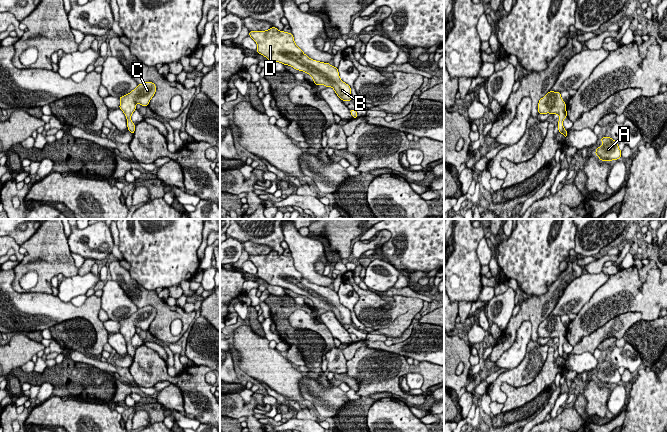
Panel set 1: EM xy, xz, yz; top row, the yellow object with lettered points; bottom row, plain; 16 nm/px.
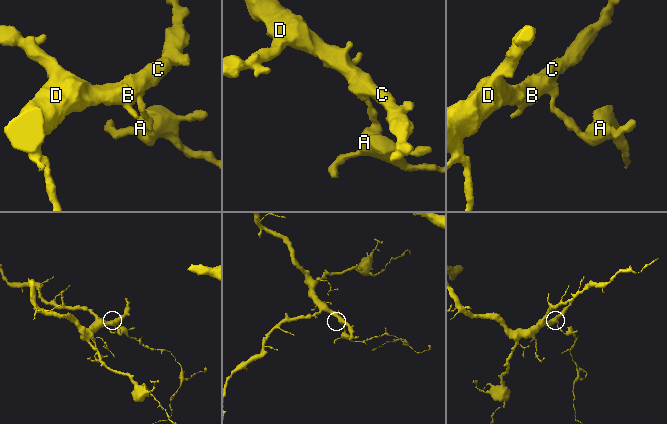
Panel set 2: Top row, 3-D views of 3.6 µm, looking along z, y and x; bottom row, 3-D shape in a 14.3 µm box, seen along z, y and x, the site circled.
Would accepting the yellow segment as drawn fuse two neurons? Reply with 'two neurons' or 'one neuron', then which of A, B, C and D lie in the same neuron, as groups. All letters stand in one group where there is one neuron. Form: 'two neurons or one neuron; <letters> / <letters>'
one neuron; A B C D

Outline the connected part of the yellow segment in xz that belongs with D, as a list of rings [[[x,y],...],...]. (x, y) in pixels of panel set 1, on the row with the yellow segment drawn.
[[[271,27],[266,31],[249,31],[249,36],[257,43],[256,52],[258,54],[265,56],[266,59],[270,61],[280,62],[296,70],[306,72],[313,78],[314,84],[332,87],[342,101],[352,101],[351,87],[340,79],[338,69],[329,63],[310,59],[303,53],[302,49],[295,44],[292,33],[279,31],[277,28]]]

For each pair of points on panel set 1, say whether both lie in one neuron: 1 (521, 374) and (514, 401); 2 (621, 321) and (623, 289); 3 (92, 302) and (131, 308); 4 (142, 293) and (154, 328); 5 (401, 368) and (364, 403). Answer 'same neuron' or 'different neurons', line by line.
1: different neurons
2: different neurons
3: different neurons
4: same neuron
5: different neurons

